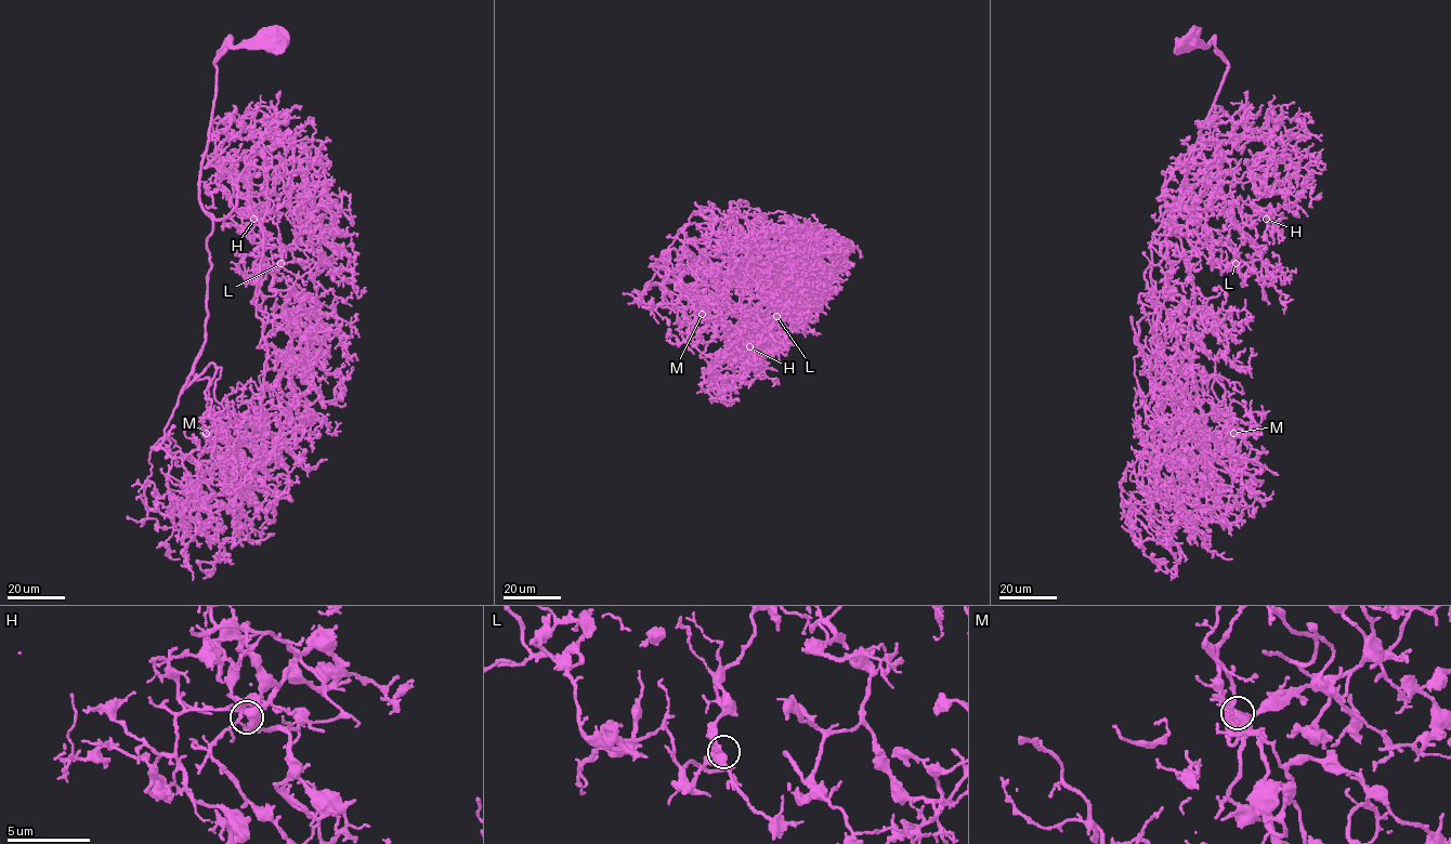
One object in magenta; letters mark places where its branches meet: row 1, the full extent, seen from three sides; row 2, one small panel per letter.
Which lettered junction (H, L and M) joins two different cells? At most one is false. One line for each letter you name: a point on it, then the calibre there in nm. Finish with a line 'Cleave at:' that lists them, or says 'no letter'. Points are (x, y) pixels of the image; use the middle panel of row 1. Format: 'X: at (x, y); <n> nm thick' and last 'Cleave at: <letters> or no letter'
Cleave at: no letter

